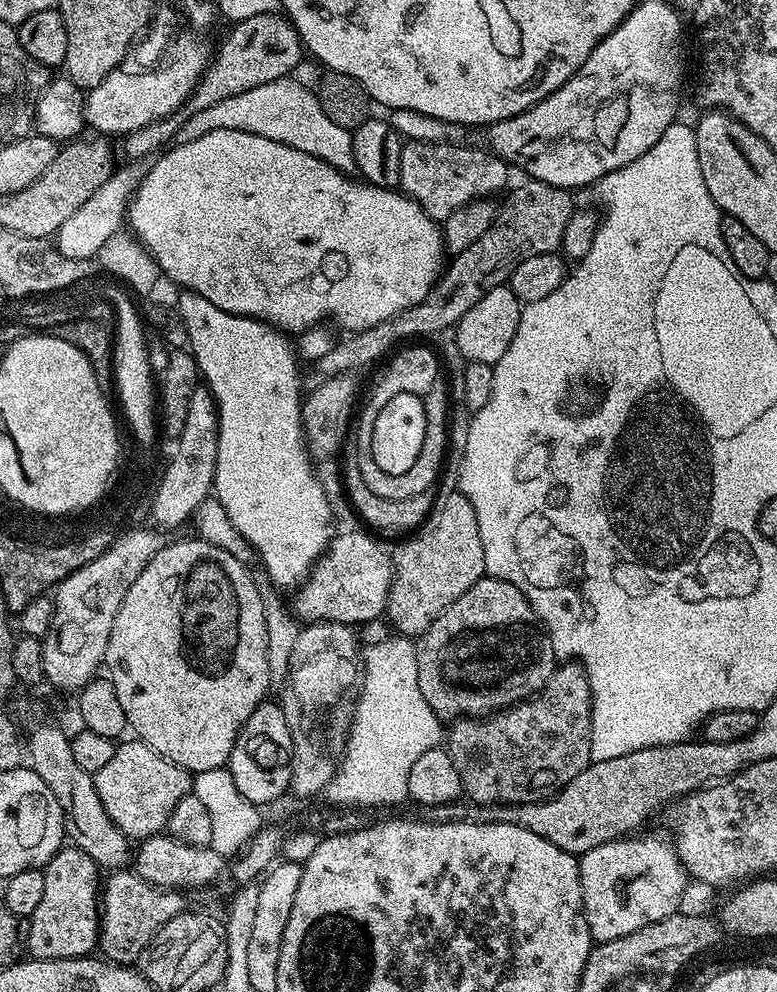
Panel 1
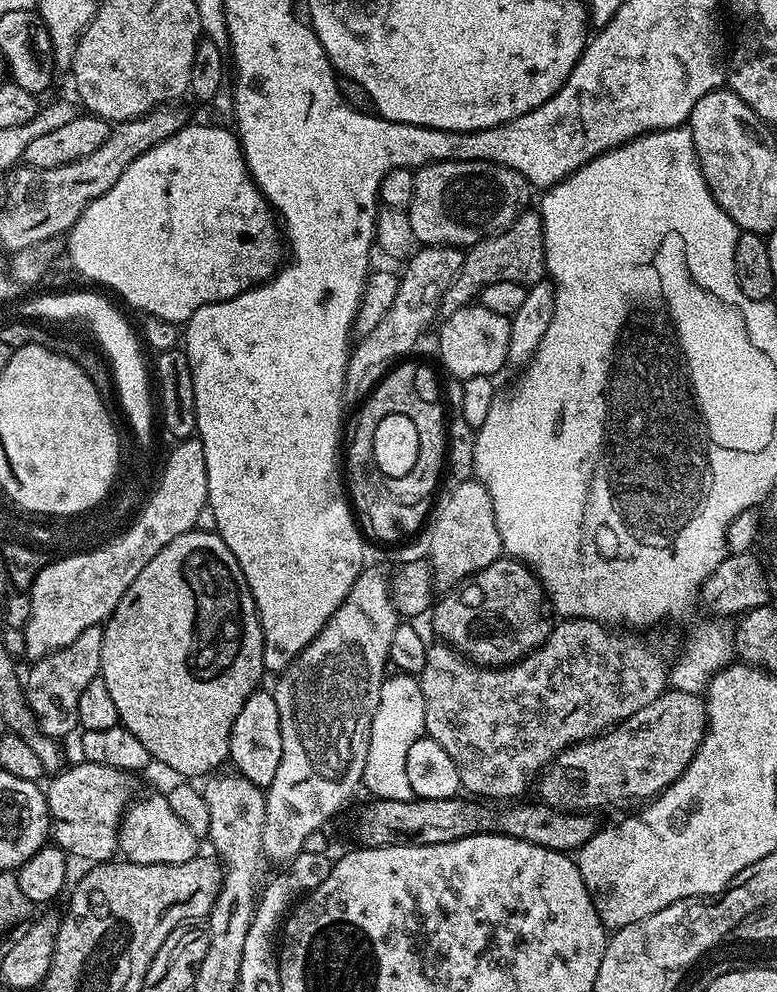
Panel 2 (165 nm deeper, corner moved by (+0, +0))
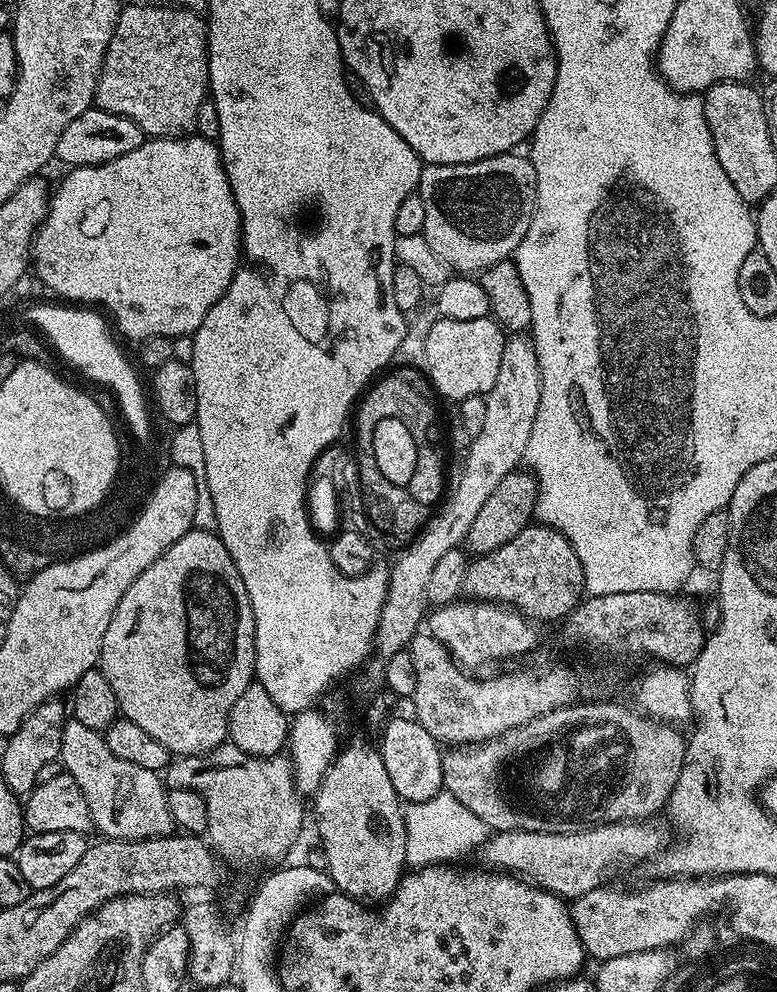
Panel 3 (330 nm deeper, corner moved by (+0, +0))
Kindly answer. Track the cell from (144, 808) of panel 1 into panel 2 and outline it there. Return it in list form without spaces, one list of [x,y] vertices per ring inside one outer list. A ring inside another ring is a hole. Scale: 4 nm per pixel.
[[[79,763],[73,768],[65,767],[47,781],[50,836],[56,847],[61,848],[69,857],[77,856],[92,864],[103,864],[117,855],[120,846],[120,819],[130,800],[130,776],[110,766]]]

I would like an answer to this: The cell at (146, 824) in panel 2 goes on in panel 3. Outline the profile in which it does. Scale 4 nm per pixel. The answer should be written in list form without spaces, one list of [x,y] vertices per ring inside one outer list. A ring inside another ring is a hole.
[[[65,719],[62,730],[62,750],[59,761],[63,771],[69,772],[78,782],[90,806],[93,829],[110,840],[150,840],[154,836],[173,835],[174,825],[165,781],[161,773],[122,762],[106,746],[101,733],[82,726],[82,722]]]

